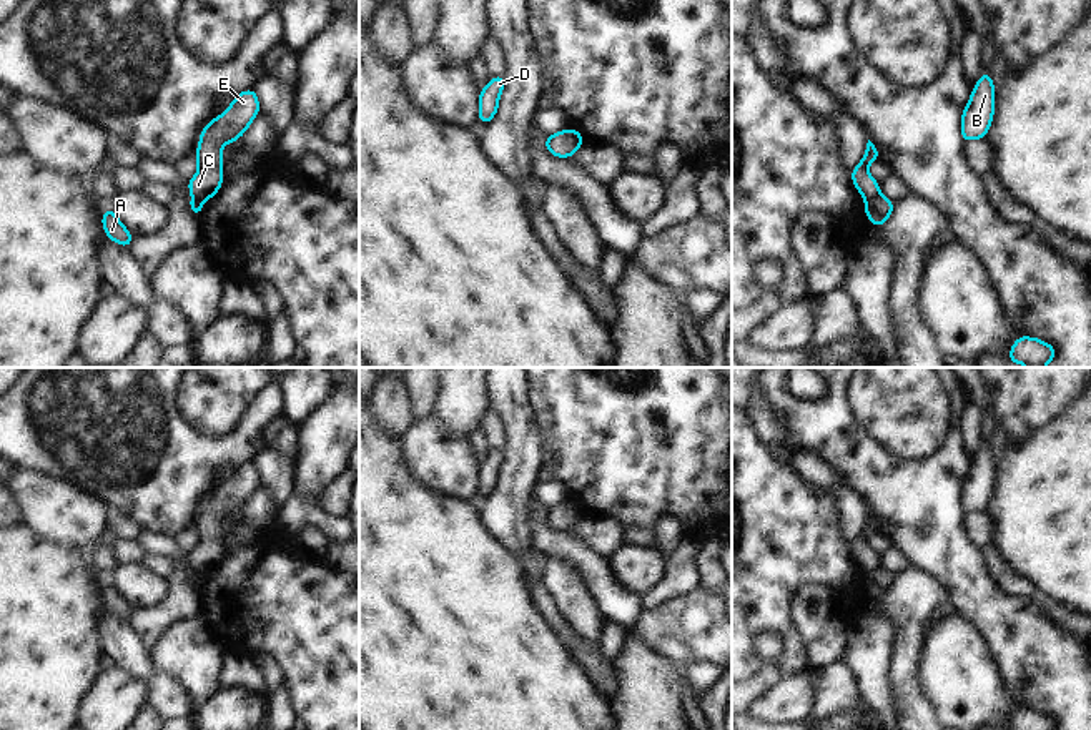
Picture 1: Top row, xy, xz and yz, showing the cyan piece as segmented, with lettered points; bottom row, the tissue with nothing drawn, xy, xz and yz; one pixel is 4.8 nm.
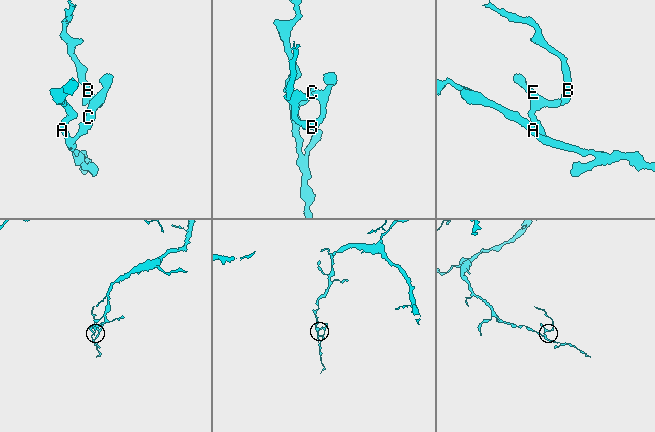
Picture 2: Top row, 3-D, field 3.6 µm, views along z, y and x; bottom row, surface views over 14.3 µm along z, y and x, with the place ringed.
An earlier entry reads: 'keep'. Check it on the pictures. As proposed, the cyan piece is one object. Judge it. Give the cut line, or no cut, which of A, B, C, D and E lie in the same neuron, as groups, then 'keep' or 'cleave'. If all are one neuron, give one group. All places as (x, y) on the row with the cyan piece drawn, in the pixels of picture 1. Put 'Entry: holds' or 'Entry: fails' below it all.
cut yz (878, 193), (865, 202); groups A D / B C E; cleave
Entry: fails

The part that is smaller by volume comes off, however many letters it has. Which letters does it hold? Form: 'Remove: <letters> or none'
Remove: B, C, E

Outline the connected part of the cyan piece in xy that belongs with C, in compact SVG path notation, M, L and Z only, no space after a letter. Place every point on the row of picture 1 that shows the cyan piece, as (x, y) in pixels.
M243 90L220 116L200 131L200 143L195 151L198 171L186 181L190 195L196 201L205 203L220 191L223 185L221 146L241 138L258 115L256 90Z

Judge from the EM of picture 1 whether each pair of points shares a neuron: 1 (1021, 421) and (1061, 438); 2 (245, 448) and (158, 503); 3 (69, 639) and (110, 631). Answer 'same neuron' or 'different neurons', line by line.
1: different neurons
2: same neuron
3: different neurons

